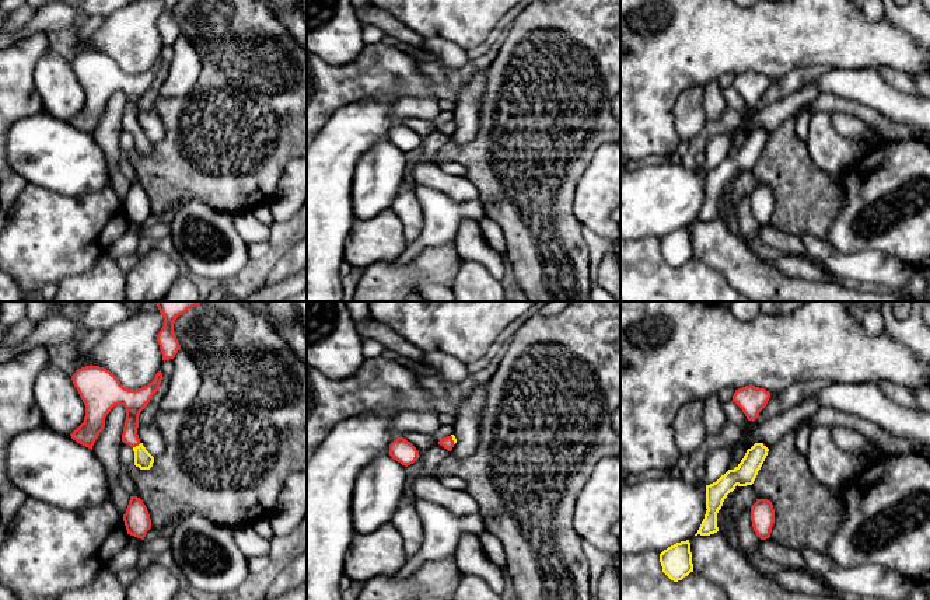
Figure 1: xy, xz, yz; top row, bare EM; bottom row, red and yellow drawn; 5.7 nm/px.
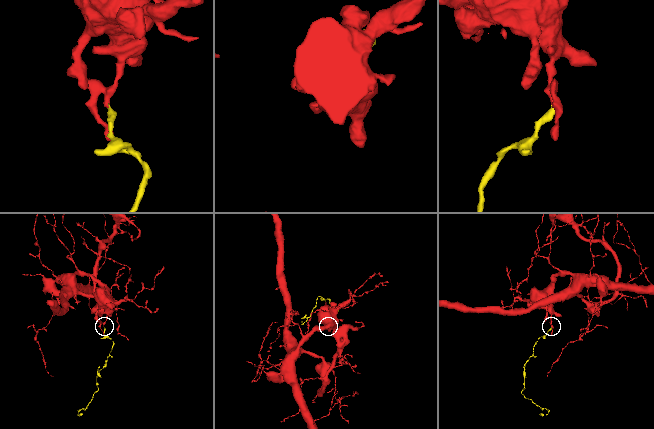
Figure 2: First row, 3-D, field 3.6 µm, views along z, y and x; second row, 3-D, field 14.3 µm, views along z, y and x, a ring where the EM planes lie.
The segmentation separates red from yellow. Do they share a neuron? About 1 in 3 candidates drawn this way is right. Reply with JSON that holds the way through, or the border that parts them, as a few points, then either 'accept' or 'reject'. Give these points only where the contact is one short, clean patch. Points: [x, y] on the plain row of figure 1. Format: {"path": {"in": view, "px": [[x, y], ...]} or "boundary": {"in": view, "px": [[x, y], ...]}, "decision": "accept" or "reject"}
{"path": {"in": "xy", "px": [[135, 87], [132, 125], [136, 131], [143, 145]]}, "decision": "accept"}

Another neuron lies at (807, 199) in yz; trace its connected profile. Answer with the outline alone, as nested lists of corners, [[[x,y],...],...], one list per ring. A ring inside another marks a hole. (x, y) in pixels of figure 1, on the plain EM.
[[[794,115],[769,135],[752,171],[758,185],[773,191],[772,226],[797,237],[810,233],[826,241],[843,207],[843,185],[812,161],[807,144],[797,136]]]

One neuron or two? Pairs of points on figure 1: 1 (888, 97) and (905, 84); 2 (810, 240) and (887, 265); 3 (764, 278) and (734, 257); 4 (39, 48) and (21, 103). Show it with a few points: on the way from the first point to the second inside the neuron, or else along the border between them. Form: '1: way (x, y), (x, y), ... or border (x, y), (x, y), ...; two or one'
1: border (876, 70), (897, 90), (915, 94); two
2: way (829, 255), (841, 265), (867, 265); one
3: way (757, 278), (741, 264); one
4: way (25, 62), (21, 66), (21, 89); one

